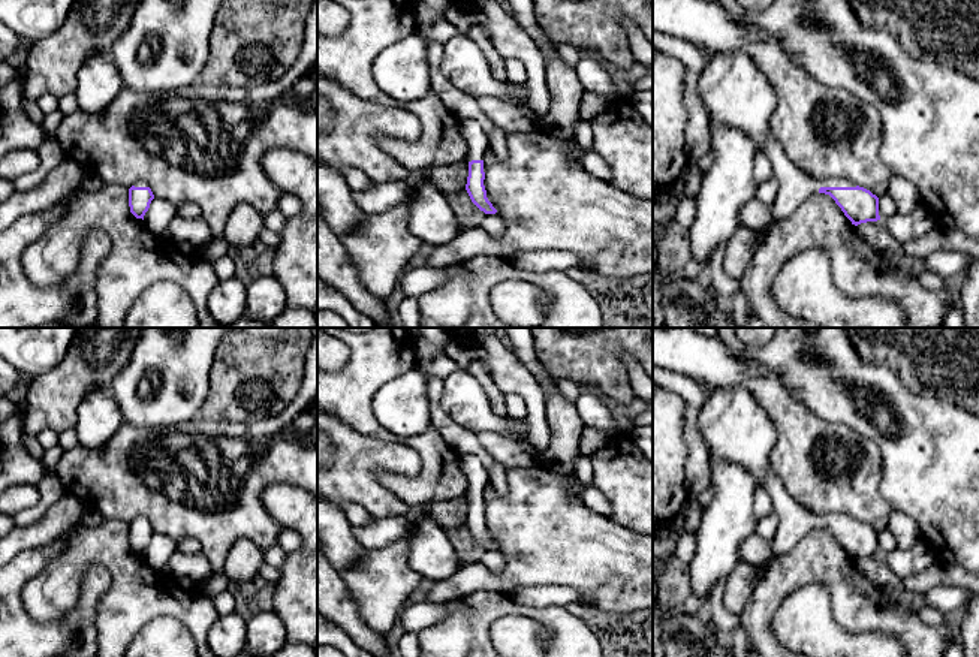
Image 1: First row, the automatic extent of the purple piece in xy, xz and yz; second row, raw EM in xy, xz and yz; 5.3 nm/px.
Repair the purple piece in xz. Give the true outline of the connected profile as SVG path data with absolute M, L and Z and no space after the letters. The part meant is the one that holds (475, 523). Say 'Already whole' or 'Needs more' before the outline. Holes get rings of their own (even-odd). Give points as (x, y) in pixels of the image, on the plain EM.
Needs more. M473 453L461 455L461 468L467 477L469 512L466 525L472 537L485 549L495 549L497 545L487 533L484 521L484 491L488 485L488 470L481 456Z

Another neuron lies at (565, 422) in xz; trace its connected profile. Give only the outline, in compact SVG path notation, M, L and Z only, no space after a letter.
M552 377L552 391L545 398L545 413L551 428L551 441L542 461L555 473L573 479L575 462L579 458L581 431L585 428L575 404L558 391Z

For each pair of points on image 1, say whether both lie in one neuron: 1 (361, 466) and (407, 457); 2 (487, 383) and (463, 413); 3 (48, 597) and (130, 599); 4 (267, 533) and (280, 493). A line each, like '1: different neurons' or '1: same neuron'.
1: same neuron
2: different neurons
3: same neuron
4: different neurons

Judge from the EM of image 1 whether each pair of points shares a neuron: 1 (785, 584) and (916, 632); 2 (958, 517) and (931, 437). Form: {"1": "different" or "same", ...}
{"1": "same", "2": "same"}

